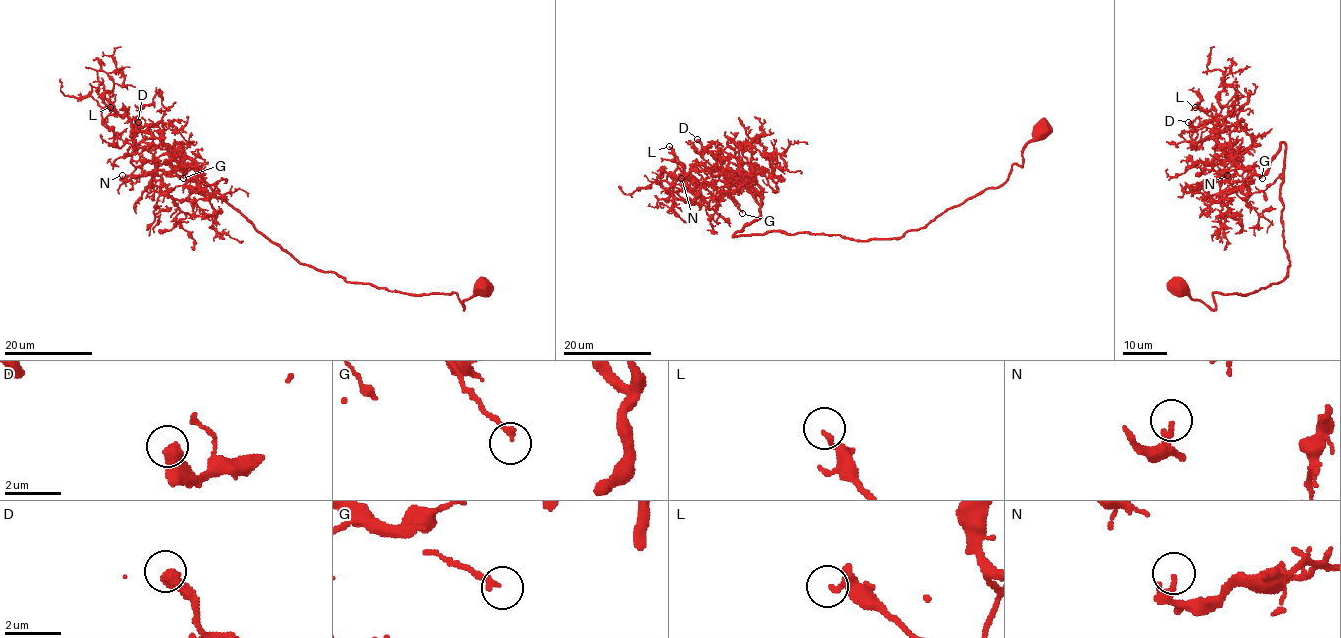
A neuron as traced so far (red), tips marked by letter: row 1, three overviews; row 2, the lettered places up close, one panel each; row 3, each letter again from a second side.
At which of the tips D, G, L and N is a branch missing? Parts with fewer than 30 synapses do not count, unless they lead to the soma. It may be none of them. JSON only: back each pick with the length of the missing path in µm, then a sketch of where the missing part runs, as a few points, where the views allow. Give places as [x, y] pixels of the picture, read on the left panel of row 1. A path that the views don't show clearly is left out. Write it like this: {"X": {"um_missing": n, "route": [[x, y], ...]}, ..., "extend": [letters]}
{"D": {"um_missing": 20, "route": [[138, 122], [126, 108], [126, 101], [134, 85], [133, 74], [140, 72]]}, "extend": ["D"]}

